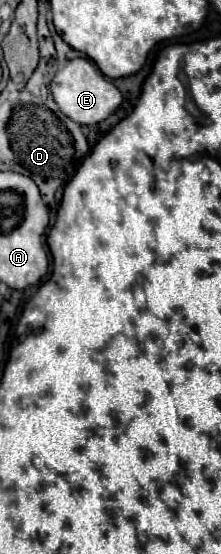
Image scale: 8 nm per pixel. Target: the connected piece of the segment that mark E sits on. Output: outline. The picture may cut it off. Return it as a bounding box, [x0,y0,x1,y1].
[50,57,122,125]

